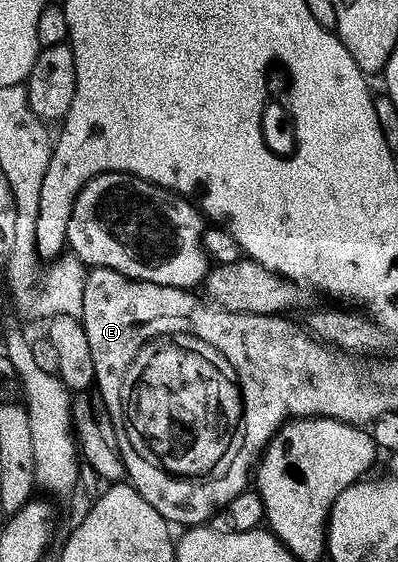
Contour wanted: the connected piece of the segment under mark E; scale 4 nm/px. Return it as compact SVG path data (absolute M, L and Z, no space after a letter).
M91 268L86 274L86 282L84 283L84 307L82 308L81 323L84 331L88 335L88 345L92 347L92 359L94 360L94 380L96 389L102 392L102 401L112 408L118 409L118 413L122 416L122 425L120 421L120 433L130 444L130 449L138 457L125 458L125 474L128 476L129 484L133 485L136 491L140 491L140 495L144 495L144 499L148 499L148 503L152 503L152 507L156 507L156 511L160 511L160 515L164 515L164 519L173 523L175 526L193 527L209 522L214 512L222 509L232 499L236 499L236 495L247 492L249 483L252 481L252 474L255 472L256 466L261 458L262 452L266 450L266 444L274 438L274 434L291 419L300 417L331 417L337 421L341 421L344 417L350 417L350 409L354 409L354 405L350 405L350 401L354 401L354 369L358 369L361 360L355 359L353 356L347 355L321 341L317 337L311 335L305 328L302 329L298 325L293 325L286 315L271 315L268 313L232 313L229 309L222 308L217 303L211 303L209 300L201 301L197 297L197 292L189 289L177 289L176 287L168 287L167 285L153 285L150 281L134 281L130 277L126 277L122 273L117 273L111 269Z

